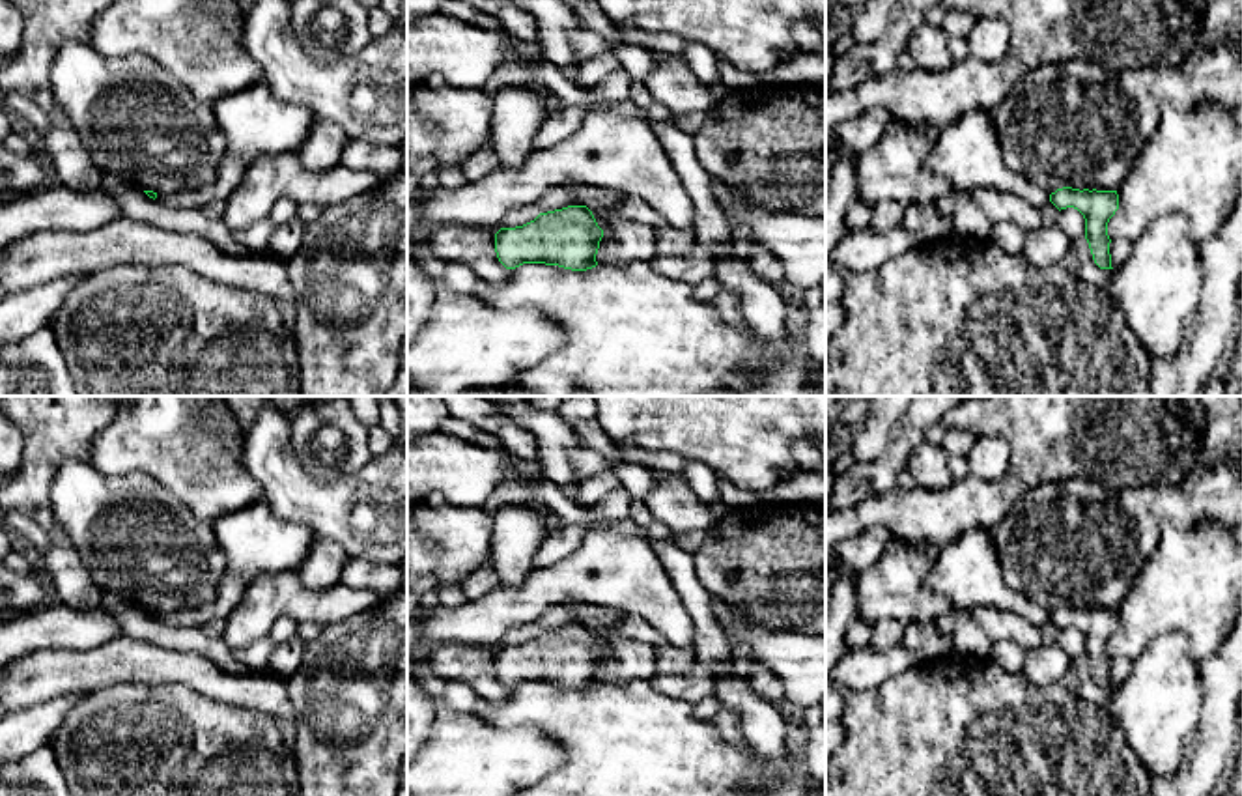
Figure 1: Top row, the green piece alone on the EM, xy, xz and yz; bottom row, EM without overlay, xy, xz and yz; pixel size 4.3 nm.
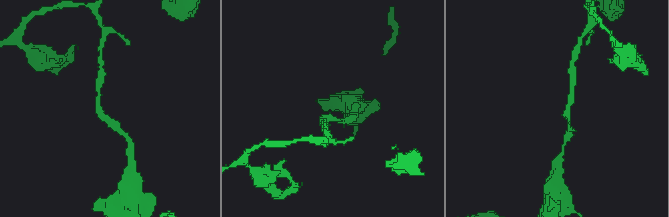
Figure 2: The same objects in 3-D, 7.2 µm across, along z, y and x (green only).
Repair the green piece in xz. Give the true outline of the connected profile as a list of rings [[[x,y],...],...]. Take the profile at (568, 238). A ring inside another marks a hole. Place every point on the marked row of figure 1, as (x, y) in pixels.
[[[568,206],[540,213],[523,226],[501,228],[495,234],[495,252],[506,269],[545,263],[586,271],[598,265],[601,237],[603,230],[586,206]]]

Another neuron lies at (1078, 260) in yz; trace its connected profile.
[[[1083,237],[1072,239],[1063,262],[1065,269],[1080,282],[1106,288],[1113,269],[1100,269],[1091,254],[1089,243]]]

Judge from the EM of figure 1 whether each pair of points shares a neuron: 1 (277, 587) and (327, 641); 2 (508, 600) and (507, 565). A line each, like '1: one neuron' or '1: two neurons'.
1: two neurons
2: two neurons

